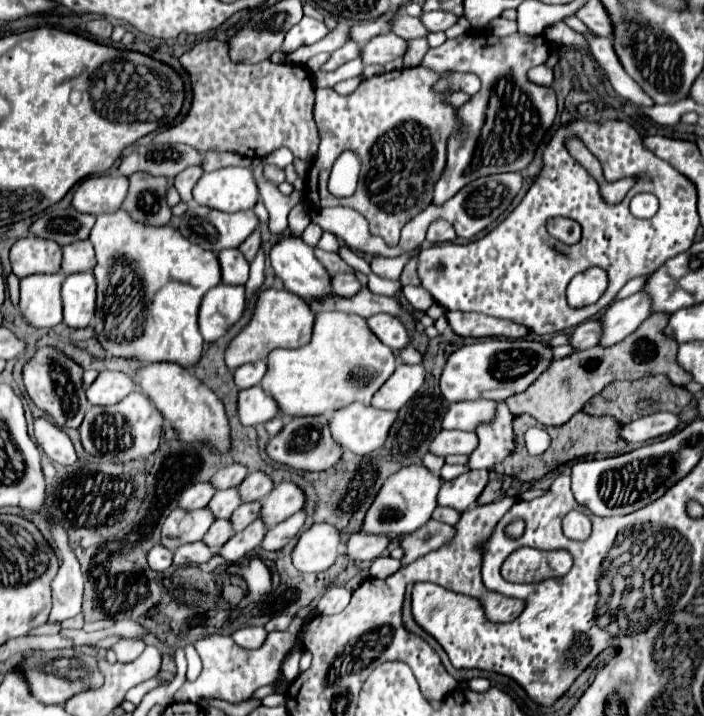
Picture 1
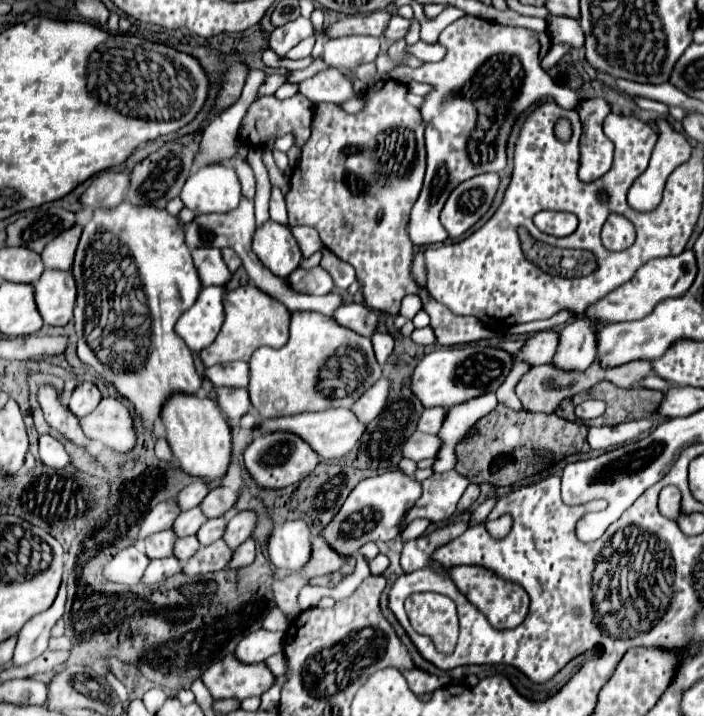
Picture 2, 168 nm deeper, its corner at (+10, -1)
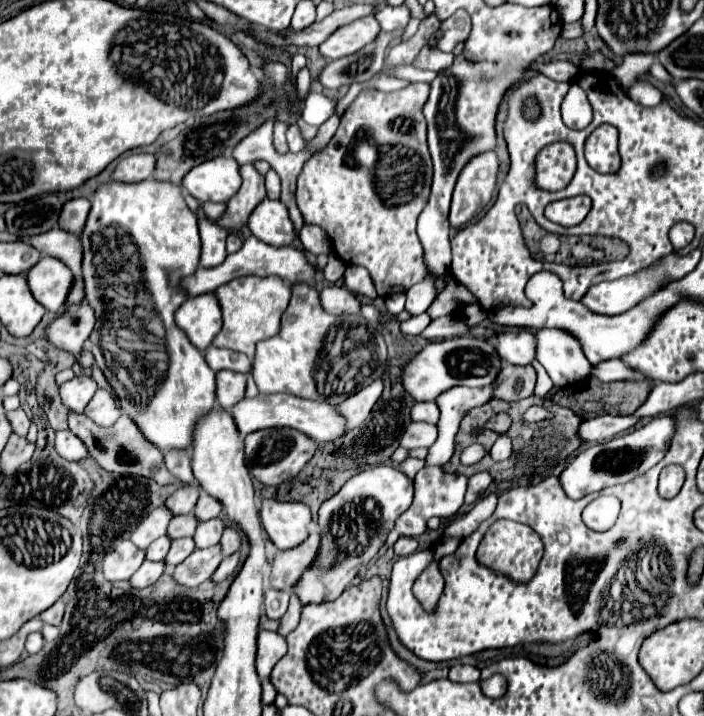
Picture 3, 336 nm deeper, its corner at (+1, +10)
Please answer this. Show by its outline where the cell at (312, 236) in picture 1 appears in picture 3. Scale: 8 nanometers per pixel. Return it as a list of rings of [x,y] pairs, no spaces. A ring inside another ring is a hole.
[[[303,224],[299,238],[301,238],[305,250],[311,252],[311,254],[315,254],[315,256],[331,252],[331,242],[325,236],[325,230],[319,228],[319,226],[315,226],[315,224]]]

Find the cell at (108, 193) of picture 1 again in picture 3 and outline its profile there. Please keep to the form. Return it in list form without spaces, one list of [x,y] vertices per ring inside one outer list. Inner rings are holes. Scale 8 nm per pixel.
[[[129,154],[119,160],[111,180],[115,182],[141,182],[149,178],[155,170],[155,156],[153,154]]]

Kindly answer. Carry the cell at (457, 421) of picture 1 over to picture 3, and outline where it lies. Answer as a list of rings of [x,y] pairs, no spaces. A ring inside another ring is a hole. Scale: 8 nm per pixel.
[[[417,402],[411,410],[411,418],[427,422],[427,424],[437,424],[437,420],[439,420],[437,402]]]

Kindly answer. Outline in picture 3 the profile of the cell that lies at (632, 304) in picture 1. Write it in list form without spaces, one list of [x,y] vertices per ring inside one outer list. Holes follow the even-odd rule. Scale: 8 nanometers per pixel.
[[[561,328],[537,330],[537,360],[559,388],[575,384],[591,374],[591,362],[585,360],[581,344]]]

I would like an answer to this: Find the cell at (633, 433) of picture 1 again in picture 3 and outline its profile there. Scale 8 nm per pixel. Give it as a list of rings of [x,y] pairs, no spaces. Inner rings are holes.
[[[599,414],[595,418],[587,418],[579,426],[579,436],[583,438],[583,442],[603,442],[603,440],[611,440],[613,436],[633,428],[639,422],[641,422],[641,418],[635,414],[631,414],[631,416]]]

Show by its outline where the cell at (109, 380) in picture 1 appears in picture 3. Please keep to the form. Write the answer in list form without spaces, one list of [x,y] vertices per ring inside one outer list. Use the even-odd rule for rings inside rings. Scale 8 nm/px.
[[[75,376],[73,380],[61,384],[61,400],[63,404],[81,414],[85,410],[85,406],[89,404],[89,400],[93,398],[93,392],[97,392],[97,382],[91,376]]]

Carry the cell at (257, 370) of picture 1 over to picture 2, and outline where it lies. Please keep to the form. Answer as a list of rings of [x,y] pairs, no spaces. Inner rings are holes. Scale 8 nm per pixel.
[[[244,361],[206,367],[206,377],[216,387],[248,387],[248,373],[248,363]]]

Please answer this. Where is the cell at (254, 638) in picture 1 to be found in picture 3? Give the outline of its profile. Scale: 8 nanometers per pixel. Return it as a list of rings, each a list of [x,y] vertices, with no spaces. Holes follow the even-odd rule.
[[[259,630],[257,636],[257,674],[261,678],[267,678],[273,670],[273,666],[281,660],[281,656],[287,652],[285,636],[273,630]]]

